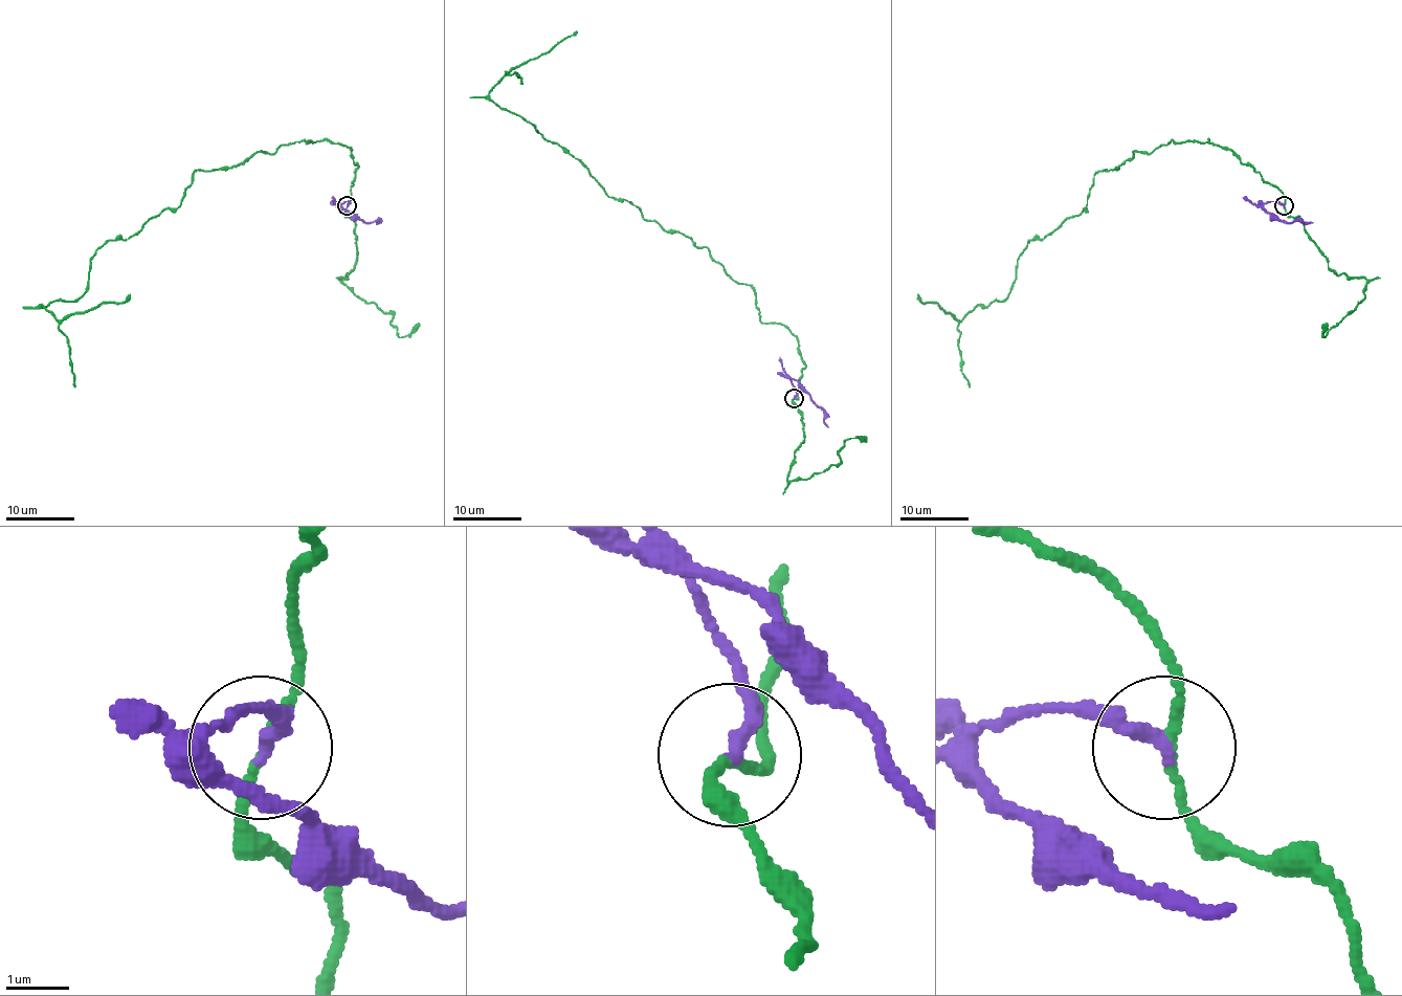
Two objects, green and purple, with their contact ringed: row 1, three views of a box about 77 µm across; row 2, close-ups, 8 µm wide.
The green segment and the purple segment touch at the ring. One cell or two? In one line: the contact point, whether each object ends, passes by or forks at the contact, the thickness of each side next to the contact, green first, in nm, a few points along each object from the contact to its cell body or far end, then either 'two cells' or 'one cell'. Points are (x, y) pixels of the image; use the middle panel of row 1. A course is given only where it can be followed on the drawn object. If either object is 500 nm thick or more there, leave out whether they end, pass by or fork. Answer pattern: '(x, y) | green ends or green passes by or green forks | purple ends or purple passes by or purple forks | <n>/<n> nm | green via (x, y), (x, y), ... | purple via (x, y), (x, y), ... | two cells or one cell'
(794, 398) | green passes by | purple ends | 130/240 nm | green via (795, 398), (798, 338), (763, 324), (750, 286), (490, 98), (577, 32) | purple via (795, 398), (795, 386), (787, 378), (798, 383), (823, 412), (823, 422), (828, 427) | two cells

